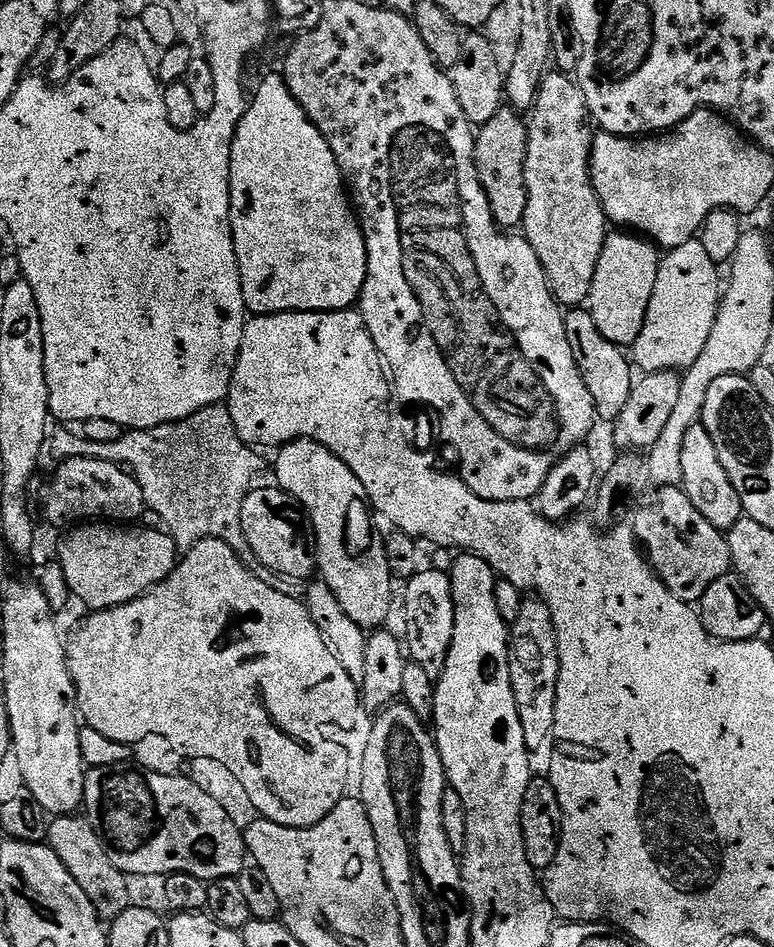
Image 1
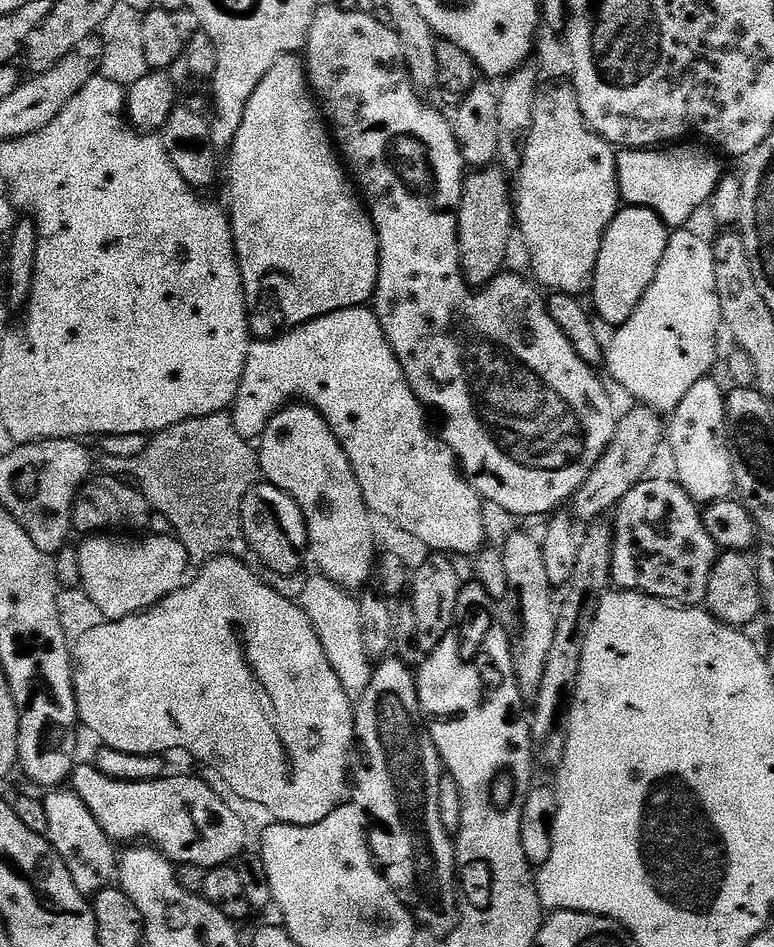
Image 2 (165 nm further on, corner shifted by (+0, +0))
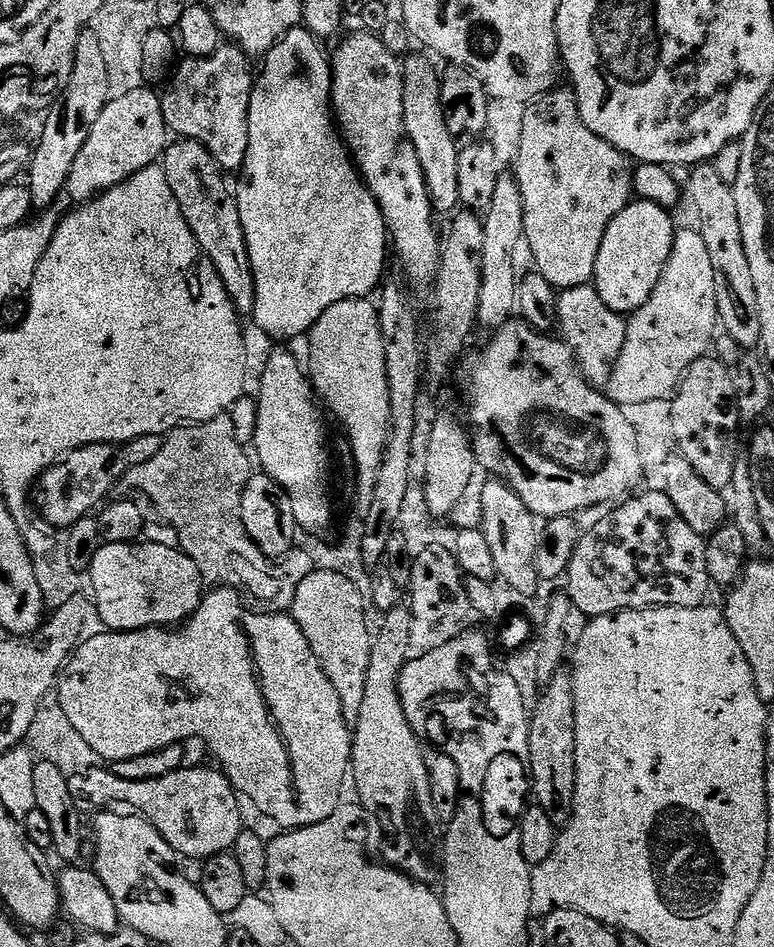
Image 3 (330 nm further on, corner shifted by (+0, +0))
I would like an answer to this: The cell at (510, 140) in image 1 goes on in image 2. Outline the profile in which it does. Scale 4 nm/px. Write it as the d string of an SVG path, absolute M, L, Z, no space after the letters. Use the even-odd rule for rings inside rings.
M499 166L472 170L465 175L458 218L460 268L469 288L479 290L505 271L508 247L514 240L514 188L509 173Z

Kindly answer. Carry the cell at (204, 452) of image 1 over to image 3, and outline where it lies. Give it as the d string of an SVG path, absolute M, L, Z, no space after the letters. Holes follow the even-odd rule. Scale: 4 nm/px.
M225 414L204 424L185 424L174 428L163 437L162 443L164 445L149 460L136 465L133 463L127 469L122 479L123 487L141 492L172 523L180 539L179 547L191 558L194 566L198 566L205 585L234 588L256 600L274 599L280 592L280 580L272 569L275 568L273 561L258 550L250 534L246 534L246 526L242 526L242 494L246 490L246 482L254 474L254 460L249 453L249 457L244 453L247 452L245 445L236 439L230 416Z

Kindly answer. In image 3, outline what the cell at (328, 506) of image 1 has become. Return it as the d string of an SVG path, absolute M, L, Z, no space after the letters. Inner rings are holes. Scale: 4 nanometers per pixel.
M276 346L270 355L270 362L267 363L262 377L261 392L255 401L257 426L254 456L259 467L260 464L264 467L261 468L263 475L274 478L274 482L278 482L278 486L282 486L282 490L290 498L297 529L304 534L324 534L332 524L332 456L328 453L328 432L324 429L325 413L318 403L301 357L299 360L294 353L287 352L284 348L287 347Z

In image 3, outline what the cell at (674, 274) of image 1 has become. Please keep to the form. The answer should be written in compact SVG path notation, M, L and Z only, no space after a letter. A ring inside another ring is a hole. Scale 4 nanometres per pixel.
M681 227L677 231L666 270L662 270L654 294L627 321L626 342L606 385L608 399L620 407L668 400L690 366L709 355L718 335L714 269L699 227Z

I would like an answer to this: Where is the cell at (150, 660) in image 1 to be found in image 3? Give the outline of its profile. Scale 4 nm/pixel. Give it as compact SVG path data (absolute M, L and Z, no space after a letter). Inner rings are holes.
M216 586L213 587L207 595L205 595L203 600L201 600L198 610L193 614L193 616L188 617L188 619L179 626L173 628L143 628L137 632L113 632L111 630L100 630L100 633L98 633L97 636L92 636L90 638L88 636L87 639L85 639L83 643L76 648L72 655L69 656L66 665L63 667L63 671L59 675L58 689L60 692L61 706L66 712L66 716L70 718L70 723L74 726L74 729L78 730L78 732L82 734L82 738L86 740L87 745L92 746L98 755L100 755L101 761L104 762L115 762L118 760L125 760L126 758L138 758L142 754L150 754L154 750L162 750L171 744L189 742L188 740L194 739L195 736L201 736L201 738L208 743L209 750L216 755L217 762L215 761L215 763L219 765L224 775L228 777L228 780L232 783L232 787L236 789L237 793L239 793L247 803L249 800L249 802L252 803L262 815L269 816L269 818L276 824L281 824L281 829L284 830L295 830L298 828L305 828L306 826L314 826L318 822L322 822L326 818L330 818L330 814L334 814L334 810L342 802L340 791L344 788L344 780L346 784L346 781L350 776L353 729L350 727L346 717L344 717L342 702L338 698L338 690L334 690L334 686L330 686L330 678L326 678L326 674L322 670L322 666L318 662L318 658L314 654L314 650L310 650L310 642L306 642L306 634L302 634L302 630L298 626L298 622L292 619L291 615L284 614L284 616L279 616L276 612L264 612L259 616L258 613L251 612L251 610L244 605L243 599L245 600L245 597L241 595L237 589L221 588Z

